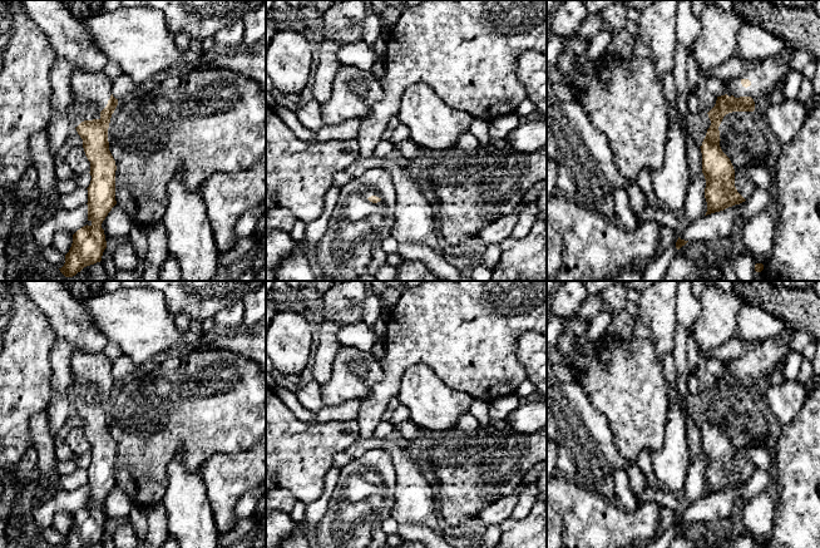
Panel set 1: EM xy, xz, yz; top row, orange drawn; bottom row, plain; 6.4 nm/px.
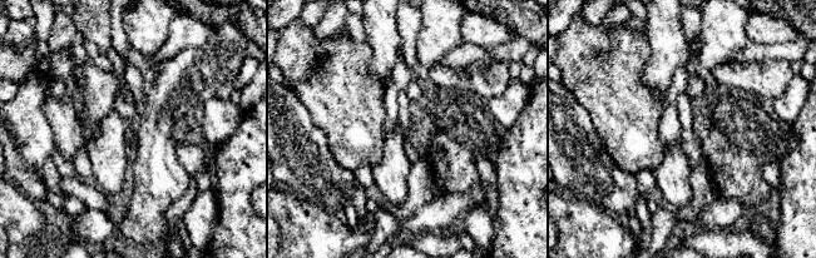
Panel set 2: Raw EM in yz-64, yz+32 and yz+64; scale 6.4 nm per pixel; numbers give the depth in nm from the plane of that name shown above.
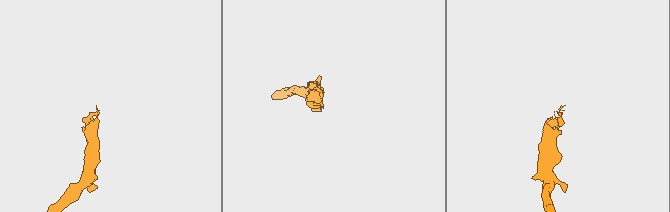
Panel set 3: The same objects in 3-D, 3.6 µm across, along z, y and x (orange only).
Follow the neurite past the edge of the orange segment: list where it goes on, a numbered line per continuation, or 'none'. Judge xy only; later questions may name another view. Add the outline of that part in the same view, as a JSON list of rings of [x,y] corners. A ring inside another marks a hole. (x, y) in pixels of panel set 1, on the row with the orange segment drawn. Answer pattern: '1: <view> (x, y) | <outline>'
1: xy (90, 92) | [[[74,69],[70,83],[73,102],[68,117],[75,128],[84,120],[100,119],[100,112],[112,95],[112,83],[103,71]]]

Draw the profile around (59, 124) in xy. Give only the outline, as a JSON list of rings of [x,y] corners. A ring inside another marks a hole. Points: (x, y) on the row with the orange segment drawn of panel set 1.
[[[55,110],[51,112],[51,117],[48,124],[48,133],[49,145],[53,154],[56,154],[59,148],[66,140],[71,125],[71,120],[68,115],[60,114]]]

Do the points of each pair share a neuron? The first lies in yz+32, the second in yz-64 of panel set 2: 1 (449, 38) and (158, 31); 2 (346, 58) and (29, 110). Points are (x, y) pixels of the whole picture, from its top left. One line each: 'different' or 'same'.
1: same
2: different

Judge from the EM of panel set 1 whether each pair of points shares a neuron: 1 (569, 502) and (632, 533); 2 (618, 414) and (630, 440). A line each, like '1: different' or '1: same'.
1: same
2: same

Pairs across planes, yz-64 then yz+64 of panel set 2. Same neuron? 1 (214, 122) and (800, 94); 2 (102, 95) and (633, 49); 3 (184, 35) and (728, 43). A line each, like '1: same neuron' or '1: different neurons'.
1: same neuron
2: same neuron
3: different neurons

